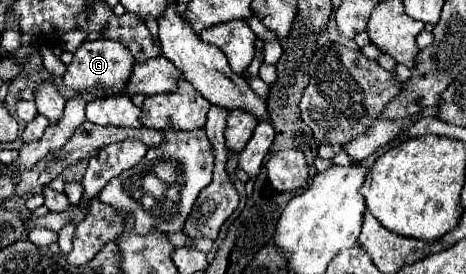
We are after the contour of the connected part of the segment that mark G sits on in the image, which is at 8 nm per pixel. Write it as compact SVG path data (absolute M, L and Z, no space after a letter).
M104 38L94 40L94 42L84 42L74 52L74 60L64 74L64 86L70 88L74 94L82 94L82 92L92 92L96 96L120 94L126 90L126 86L130 82L134 64L136 64L136 60L132 58L130 50L122 42L104 40Z

